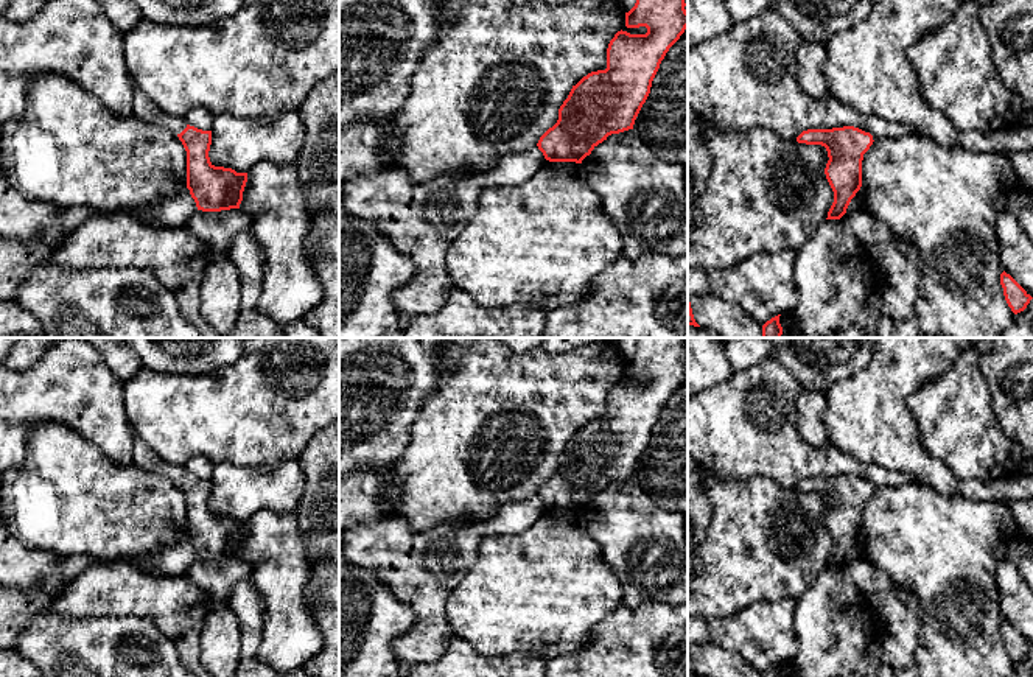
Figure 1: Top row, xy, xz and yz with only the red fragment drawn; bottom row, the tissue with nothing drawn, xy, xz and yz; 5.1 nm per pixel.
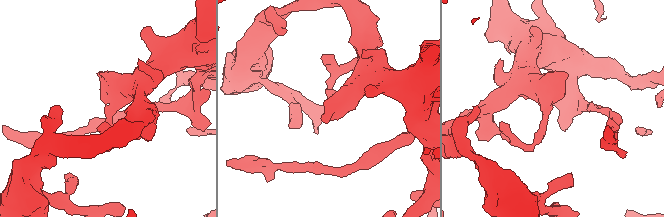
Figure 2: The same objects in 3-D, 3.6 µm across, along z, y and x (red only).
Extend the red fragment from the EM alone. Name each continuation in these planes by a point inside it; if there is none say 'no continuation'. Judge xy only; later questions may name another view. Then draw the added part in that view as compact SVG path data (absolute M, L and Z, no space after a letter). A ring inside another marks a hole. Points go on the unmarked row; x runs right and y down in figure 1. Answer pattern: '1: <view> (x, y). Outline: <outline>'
1: xy (145, 458). Outline: M135 439L134 445L134 465L142 470L159 473L176 484L187 476L185 467L163 461L140 439Z

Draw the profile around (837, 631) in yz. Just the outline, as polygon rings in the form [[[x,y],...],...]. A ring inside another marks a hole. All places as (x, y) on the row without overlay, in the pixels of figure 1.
[[[826,568],[812,587],[797,601],[795,609],[795,663],[798,677],[846,677],[860,671],[863,677],[877,677],[881,669],[882,641],[887,637],[887,626],[870,605],[868,599],[849,582],[839,568]]]

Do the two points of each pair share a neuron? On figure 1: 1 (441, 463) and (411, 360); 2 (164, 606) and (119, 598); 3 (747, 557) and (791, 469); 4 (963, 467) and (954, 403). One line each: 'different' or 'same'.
1: different
2: same
3: different
4: same

